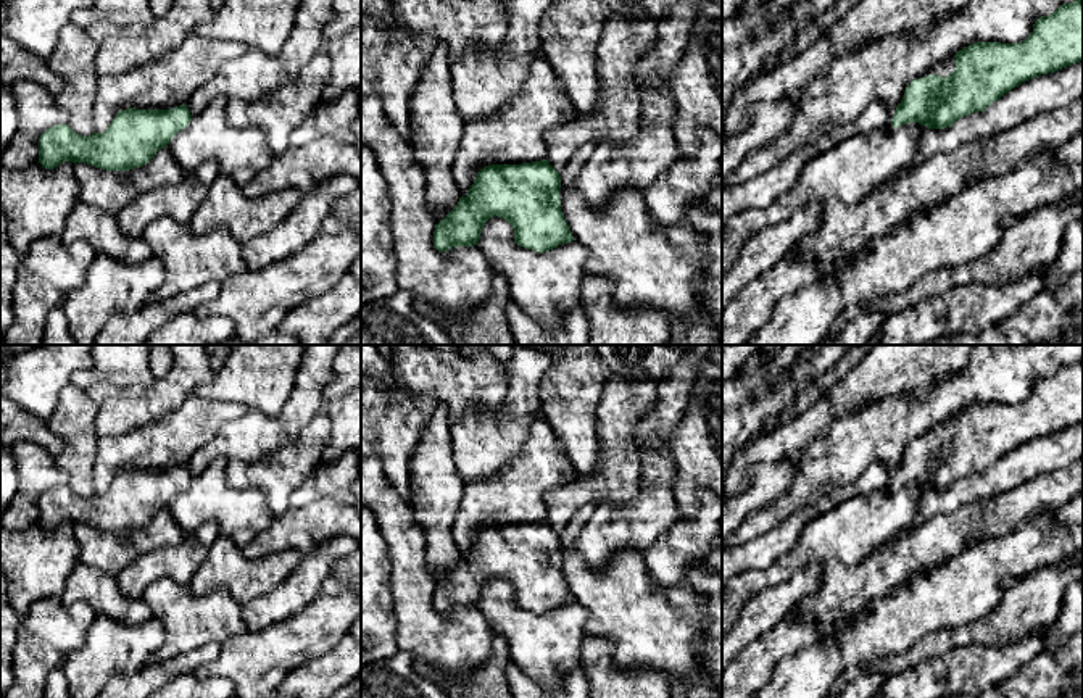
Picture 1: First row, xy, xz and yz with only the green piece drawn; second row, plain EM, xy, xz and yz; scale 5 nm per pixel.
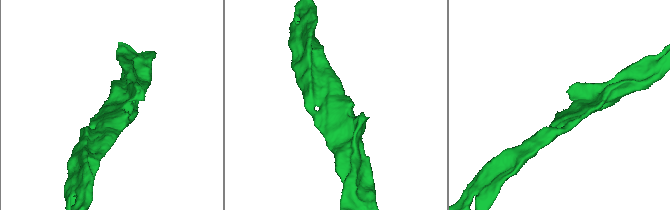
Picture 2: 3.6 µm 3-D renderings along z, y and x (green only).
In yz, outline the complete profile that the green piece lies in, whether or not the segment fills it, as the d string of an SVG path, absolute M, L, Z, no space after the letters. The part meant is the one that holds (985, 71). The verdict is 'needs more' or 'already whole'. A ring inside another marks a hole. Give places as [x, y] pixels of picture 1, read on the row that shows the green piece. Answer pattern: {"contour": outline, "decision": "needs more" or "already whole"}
{"contour": "M1075 0L1062 3L1049 16L1038 18L1033 32L1023 42L975 42L917 76L907 84L891 126L919 123L928 129L951 127L959 118L985 111L1022 82L1080 61L1083 61L1083 0Z", "decision": "needs more"}

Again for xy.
{"contour": "M180 105L171 110L122 110L105 132L89 137L76 134L68 124L56 124L39 137L39 163L45 169L71 161L129 171L147 164L190 121L187 105Z", "decision": "already whole"}

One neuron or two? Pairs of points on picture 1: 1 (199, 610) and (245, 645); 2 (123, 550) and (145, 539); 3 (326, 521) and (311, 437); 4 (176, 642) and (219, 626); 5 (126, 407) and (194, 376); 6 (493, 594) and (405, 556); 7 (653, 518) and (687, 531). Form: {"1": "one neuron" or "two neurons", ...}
{"1": "two neurons", "2": "one neuron", "3": "two neurons", "4": "one neuron", "5": "one neuron", "6": "two neurons", "7": "two neurons"}

